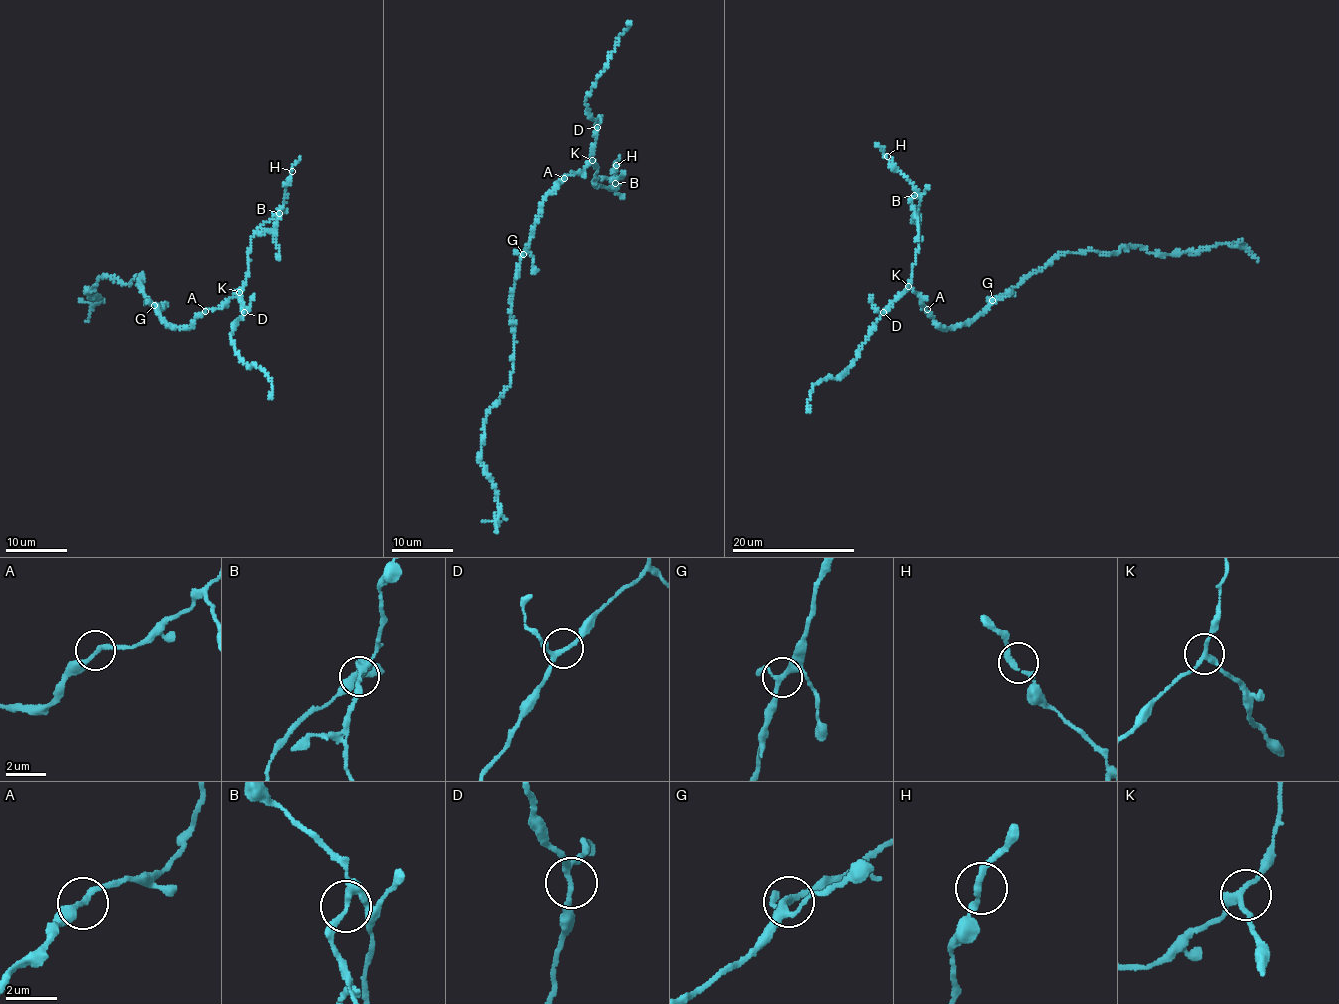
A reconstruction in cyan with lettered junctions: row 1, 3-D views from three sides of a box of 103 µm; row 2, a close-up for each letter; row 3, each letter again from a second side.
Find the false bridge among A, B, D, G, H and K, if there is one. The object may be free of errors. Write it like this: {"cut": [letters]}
{"cut": ["B"]}

